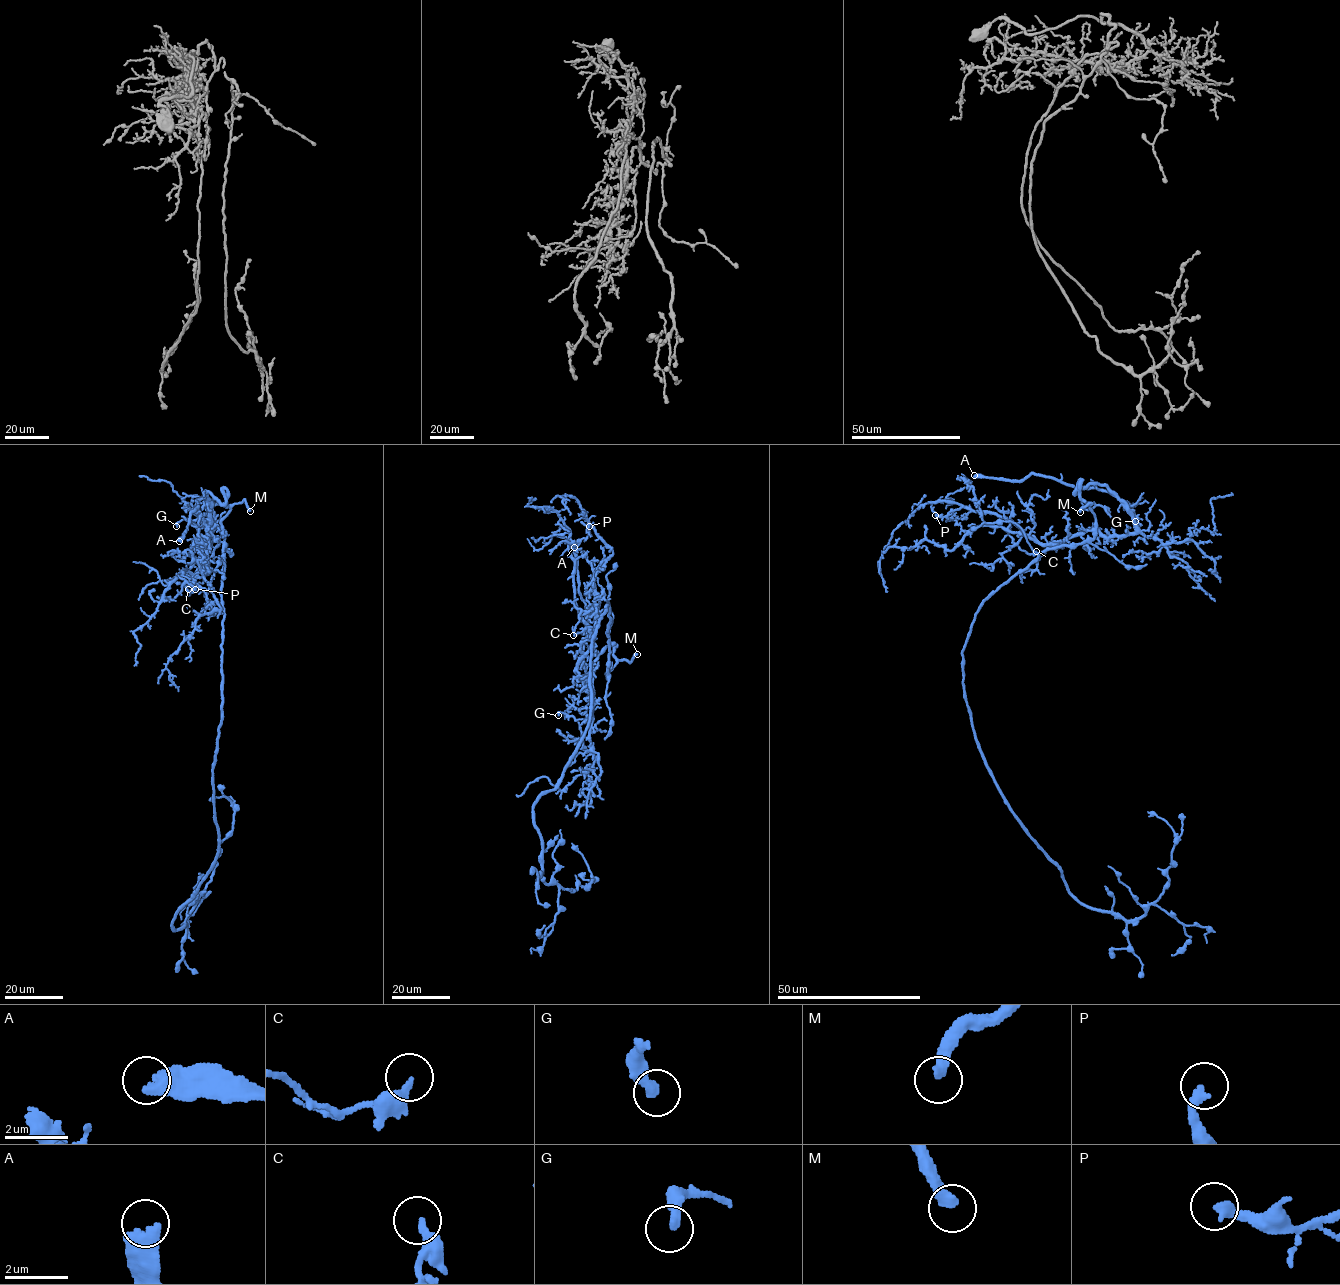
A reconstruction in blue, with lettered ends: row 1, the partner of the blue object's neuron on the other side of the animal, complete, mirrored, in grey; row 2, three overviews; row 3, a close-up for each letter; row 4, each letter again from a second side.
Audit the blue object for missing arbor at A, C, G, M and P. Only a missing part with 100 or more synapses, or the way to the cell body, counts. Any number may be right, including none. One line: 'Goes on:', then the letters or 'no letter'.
Goes on: A, M

